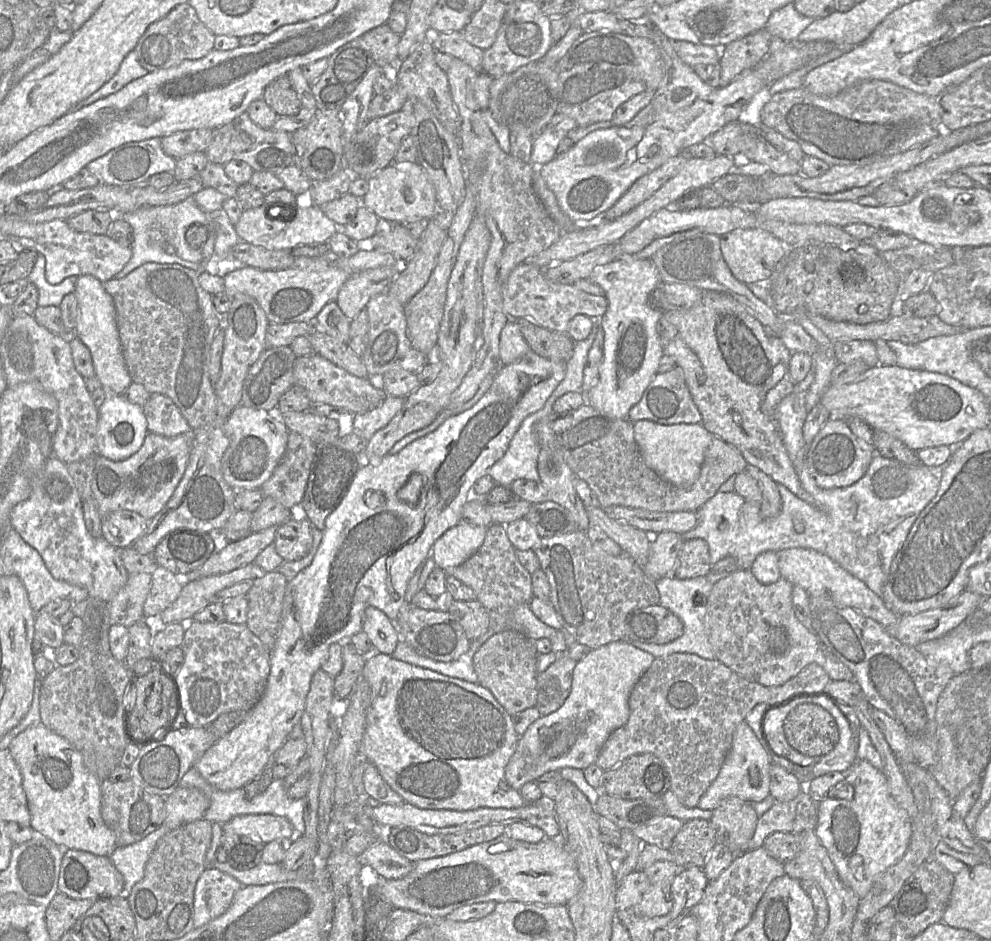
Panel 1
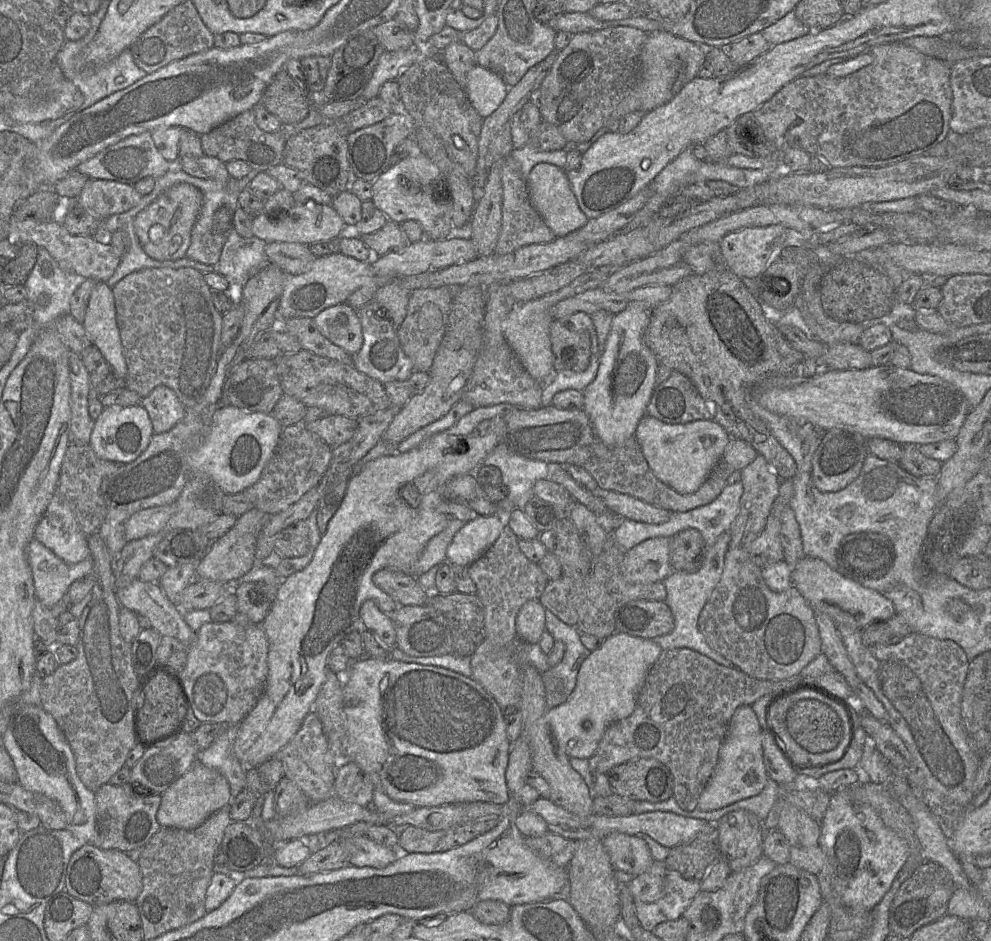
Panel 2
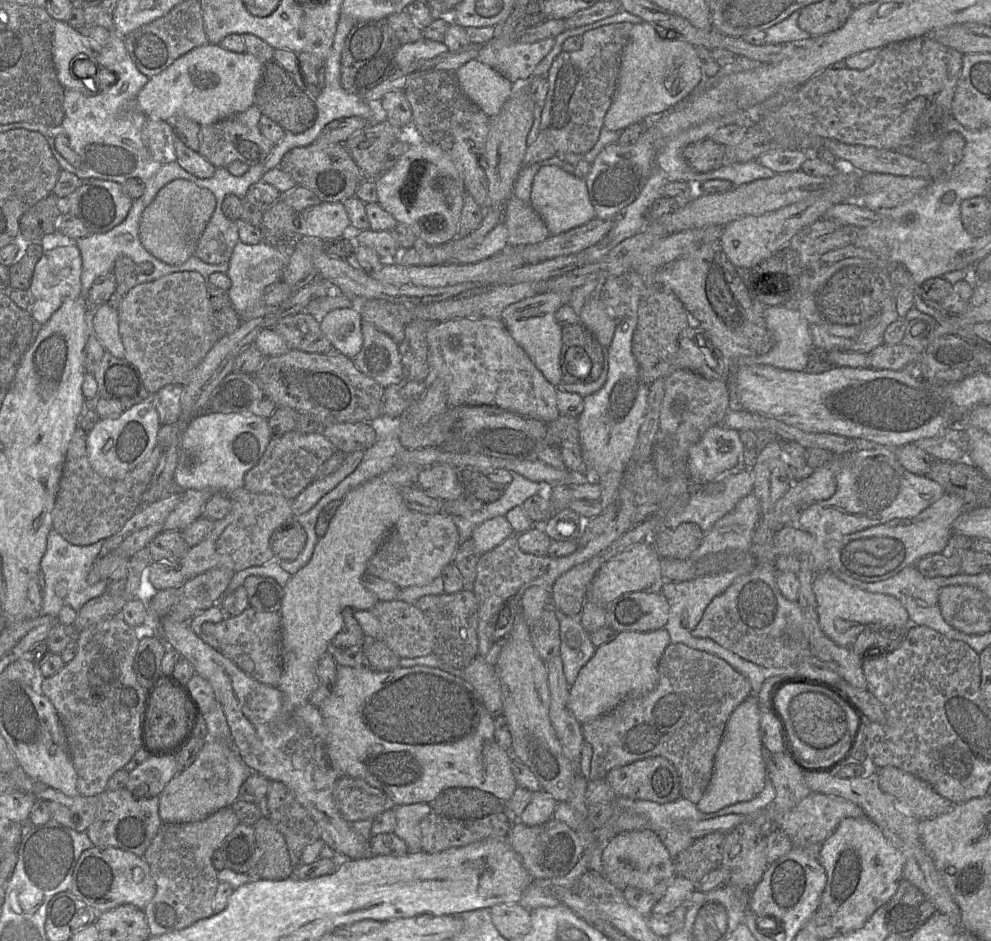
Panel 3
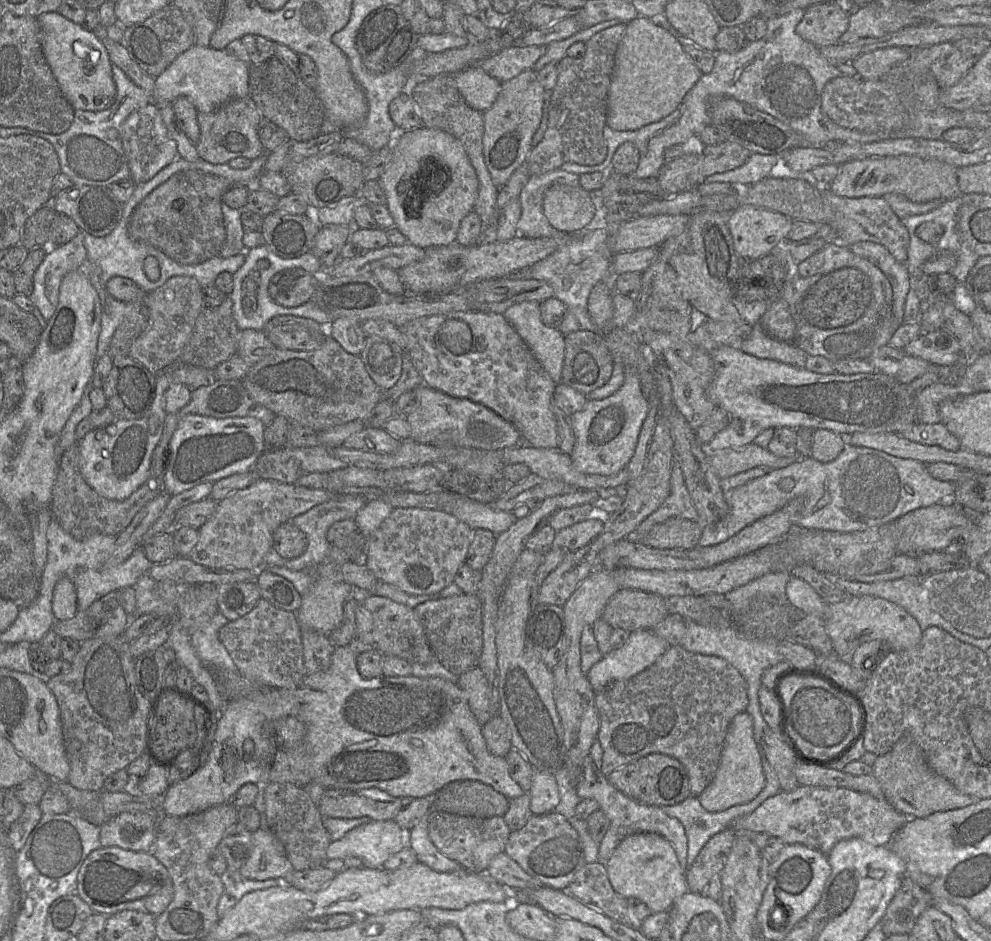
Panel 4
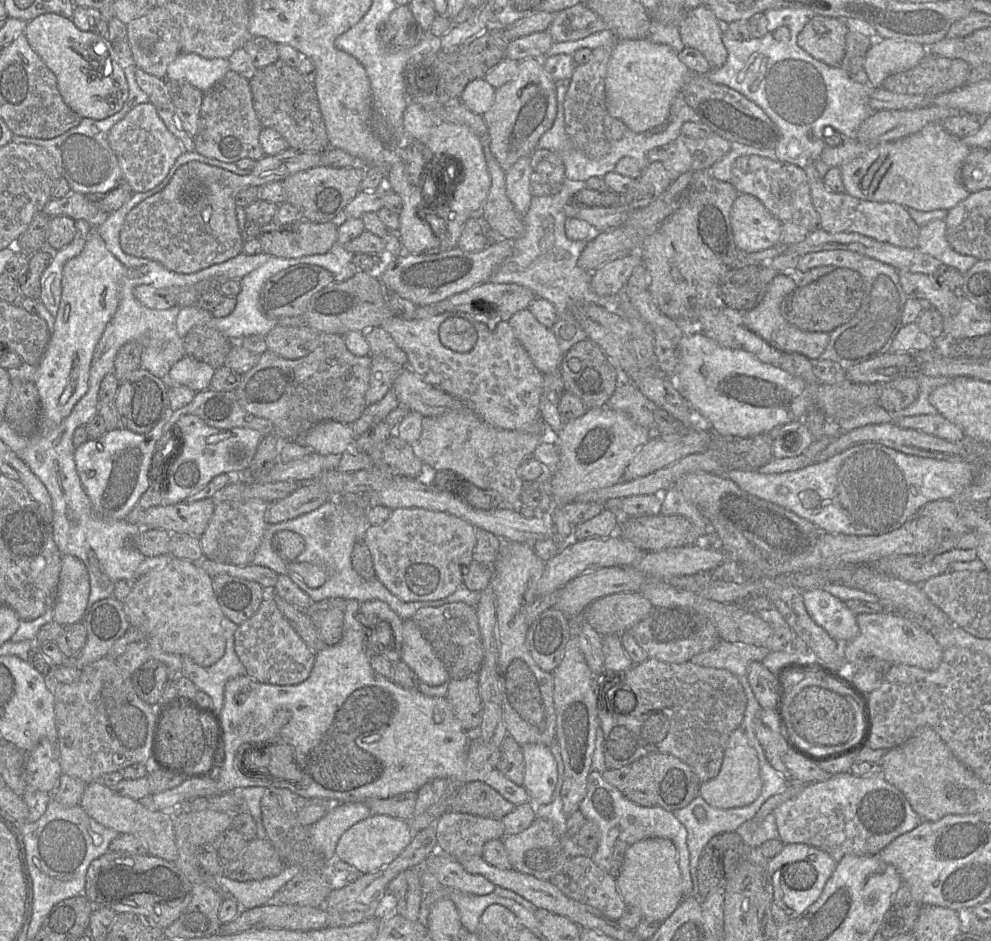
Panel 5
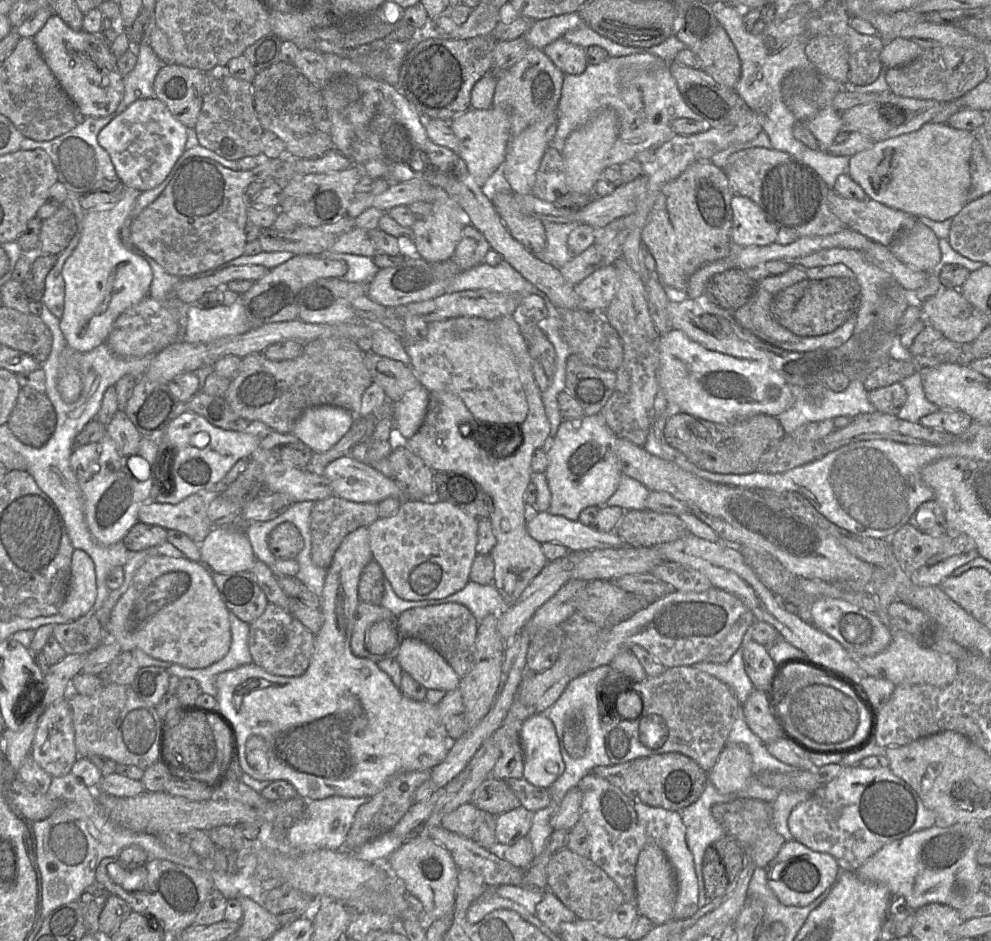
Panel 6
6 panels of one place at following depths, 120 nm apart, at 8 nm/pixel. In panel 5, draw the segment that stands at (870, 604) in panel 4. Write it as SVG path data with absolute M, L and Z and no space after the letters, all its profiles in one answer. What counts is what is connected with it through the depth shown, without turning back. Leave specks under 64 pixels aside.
M896 612L861 613L856 615L859 632L856 637L842 644L842 656L847 669L860 667L868 658L879 658L891 664L915 666L926 671L938 668L944 649L931 633Z

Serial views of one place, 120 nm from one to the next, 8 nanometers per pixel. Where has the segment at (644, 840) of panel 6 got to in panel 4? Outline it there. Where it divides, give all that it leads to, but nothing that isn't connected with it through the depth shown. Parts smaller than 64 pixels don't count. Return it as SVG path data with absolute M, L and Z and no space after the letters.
M590 754L585 758L582 774L576 787L577 794L581 799L594 799L610 821L610 826L599 844L599 859L606 863L618 844L627 836L636 833L655 833L668 840L678 857L681 869L685 872L687 866L687 837L681 822L665 814L660 807L638 802L618 790L612 785L607 776L596 767Z

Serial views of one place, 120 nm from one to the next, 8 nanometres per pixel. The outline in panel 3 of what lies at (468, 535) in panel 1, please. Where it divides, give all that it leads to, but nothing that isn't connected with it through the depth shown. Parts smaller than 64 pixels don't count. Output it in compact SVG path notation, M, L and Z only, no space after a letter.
M497 516L478 525L470 539L479 554L487 553L501 544L514 531L505 516Z

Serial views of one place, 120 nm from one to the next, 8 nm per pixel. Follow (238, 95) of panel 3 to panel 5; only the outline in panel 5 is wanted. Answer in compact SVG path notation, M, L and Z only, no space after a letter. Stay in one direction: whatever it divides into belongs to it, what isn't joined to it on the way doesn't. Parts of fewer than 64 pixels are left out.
M180 53L168 66L164 79L184 81L206 92L229 70L228 59L206 59L194 53Z

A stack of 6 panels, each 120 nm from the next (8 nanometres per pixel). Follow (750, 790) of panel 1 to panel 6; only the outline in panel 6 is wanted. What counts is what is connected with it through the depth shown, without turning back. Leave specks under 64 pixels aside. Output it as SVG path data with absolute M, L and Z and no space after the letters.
M726 744L714 767L708 772L708 781L721 794L731 794L747 788L752 775L752 759L745 747Z

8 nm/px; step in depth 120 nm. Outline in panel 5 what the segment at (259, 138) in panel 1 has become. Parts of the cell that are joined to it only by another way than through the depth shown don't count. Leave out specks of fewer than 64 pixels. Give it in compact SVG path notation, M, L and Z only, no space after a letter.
M229 70L211 89L204 92L199 127L194 137L195 151L226 163L242 158L258 161L265 156L259 141L263 126L255 113L249 80Z

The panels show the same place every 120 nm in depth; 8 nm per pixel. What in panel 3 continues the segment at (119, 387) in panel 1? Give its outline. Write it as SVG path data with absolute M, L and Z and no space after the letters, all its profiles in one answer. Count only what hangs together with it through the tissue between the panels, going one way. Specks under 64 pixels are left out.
M109 302L99 305L93 316L93 329L105 350L116 358L125 358L119 334L119 314Z

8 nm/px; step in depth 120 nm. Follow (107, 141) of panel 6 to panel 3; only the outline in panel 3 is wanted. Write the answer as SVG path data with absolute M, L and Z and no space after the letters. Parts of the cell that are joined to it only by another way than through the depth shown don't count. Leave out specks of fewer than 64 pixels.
M146 118L142 139L155 161L162 165L176 161L175 130L170 122Z

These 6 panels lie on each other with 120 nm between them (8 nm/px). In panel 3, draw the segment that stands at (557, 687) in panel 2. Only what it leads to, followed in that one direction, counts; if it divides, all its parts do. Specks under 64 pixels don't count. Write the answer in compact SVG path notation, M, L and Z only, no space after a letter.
M557 612L560 623L560 655L567 683L572 686L580 670L593 657L596 647L579 621L579 616L568 616Z

